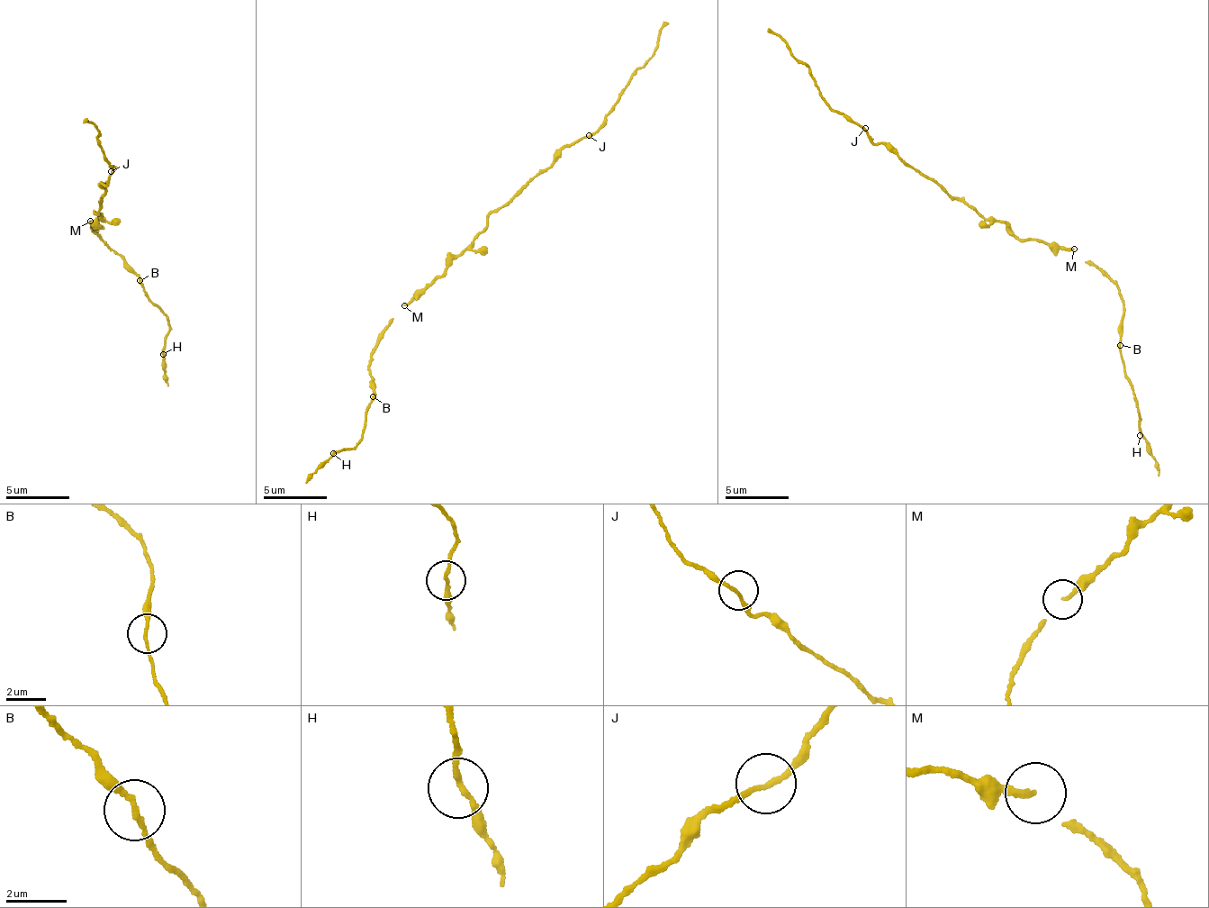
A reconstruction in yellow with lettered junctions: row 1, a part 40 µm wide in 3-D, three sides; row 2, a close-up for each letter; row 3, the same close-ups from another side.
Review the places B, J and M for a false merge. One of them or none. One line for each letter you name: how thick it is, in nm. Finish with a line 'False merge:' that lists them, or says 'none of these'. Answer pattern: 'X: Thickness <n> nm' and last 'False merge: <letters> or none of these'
False merge: none of these

